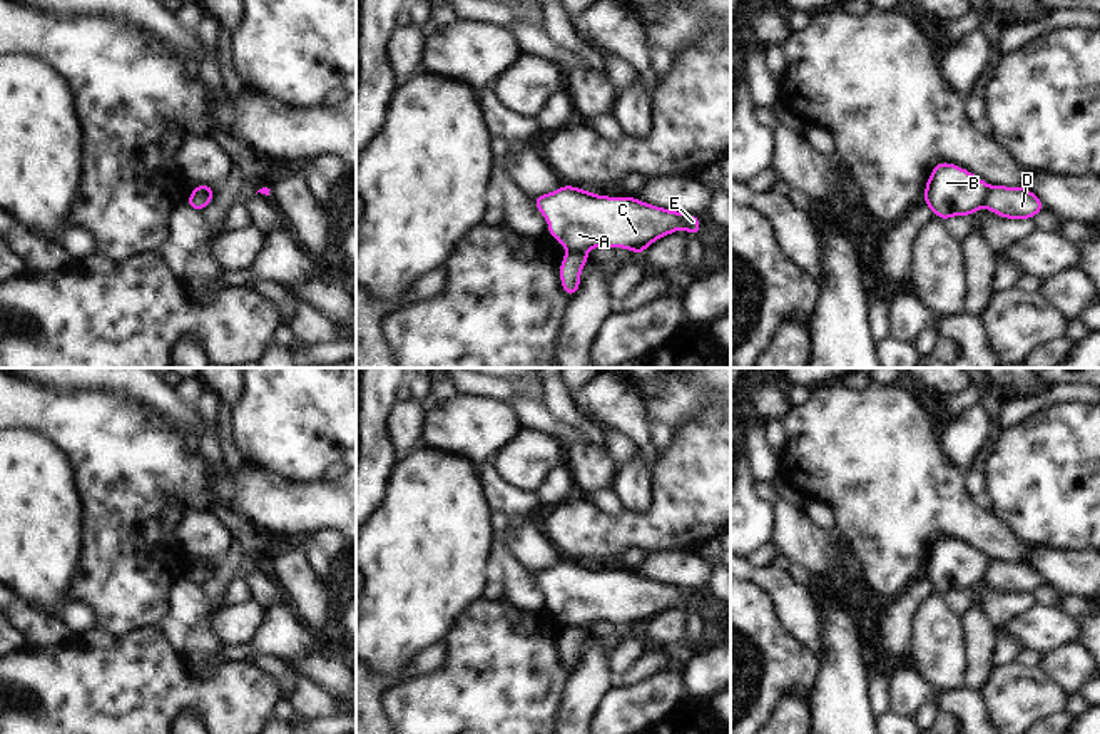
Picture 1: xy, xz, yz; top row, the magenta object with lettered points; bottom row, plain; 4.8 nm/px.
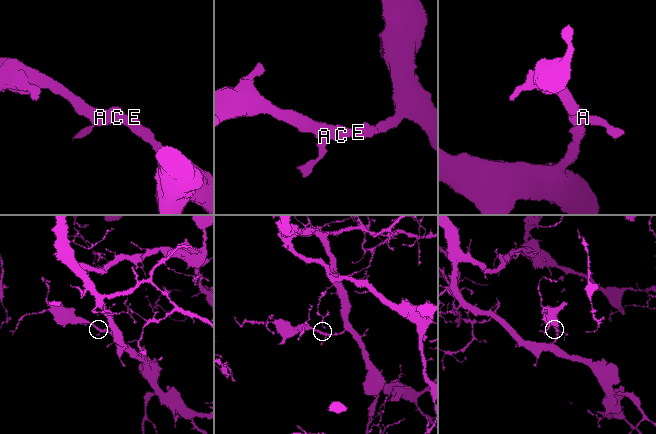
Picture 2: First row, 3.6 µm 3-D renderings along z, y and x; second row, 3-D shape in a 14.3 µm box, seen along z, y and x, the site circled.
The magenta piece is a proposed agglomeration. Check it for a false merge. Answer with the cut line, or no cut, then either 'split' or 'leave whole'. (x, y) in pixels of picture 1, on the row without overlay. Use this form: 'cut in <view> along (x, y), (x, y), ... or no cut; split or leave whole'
cut in xz along (567, 624), (585, 627); split

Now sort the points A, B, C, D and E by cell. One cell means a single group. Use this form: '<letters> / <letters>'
A B C E / D

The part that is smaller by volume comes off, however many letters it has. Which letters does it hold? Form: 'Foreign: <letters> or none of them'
Foreign: D

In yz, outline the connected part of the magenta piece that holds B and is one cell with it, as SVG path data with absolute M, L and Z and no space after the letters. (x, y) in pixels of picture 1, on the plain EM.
M938 537L924 558L924 579L940 594L948 595L953 590L973 590L985 580L990 558L973 547L951 537Z

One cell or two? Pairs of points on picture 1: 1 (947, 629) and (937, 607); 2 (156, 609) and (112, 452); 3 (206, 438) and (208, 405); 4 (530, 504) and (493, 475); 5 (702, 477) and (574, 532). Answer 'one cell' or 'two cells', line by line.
1: one cell
2: one cell
3: one cell
4: one cell
5: one cell

